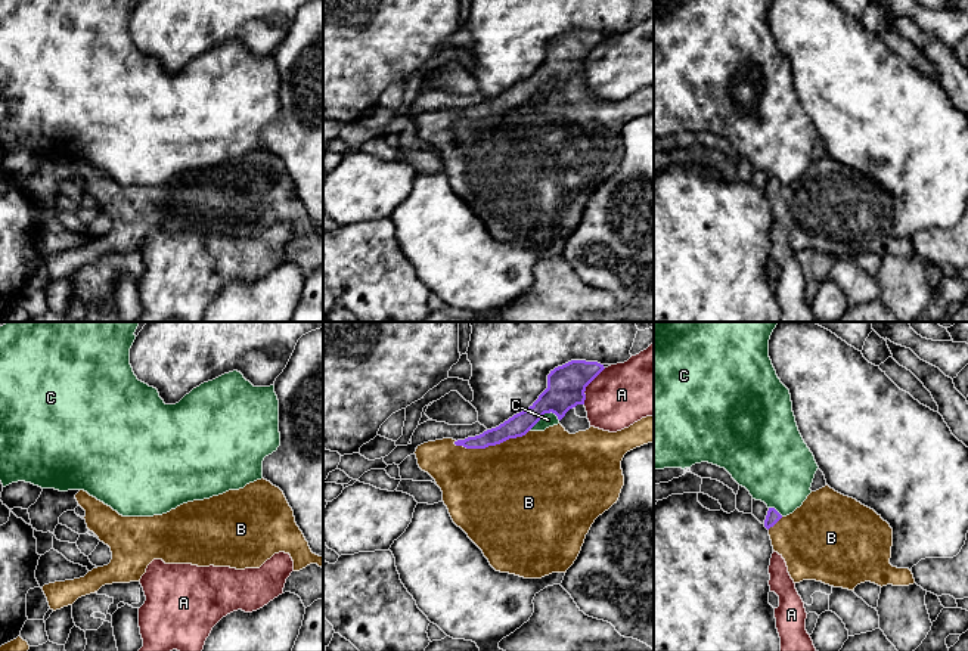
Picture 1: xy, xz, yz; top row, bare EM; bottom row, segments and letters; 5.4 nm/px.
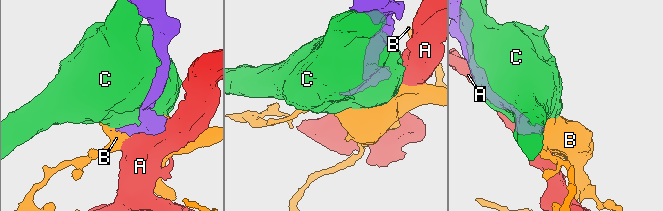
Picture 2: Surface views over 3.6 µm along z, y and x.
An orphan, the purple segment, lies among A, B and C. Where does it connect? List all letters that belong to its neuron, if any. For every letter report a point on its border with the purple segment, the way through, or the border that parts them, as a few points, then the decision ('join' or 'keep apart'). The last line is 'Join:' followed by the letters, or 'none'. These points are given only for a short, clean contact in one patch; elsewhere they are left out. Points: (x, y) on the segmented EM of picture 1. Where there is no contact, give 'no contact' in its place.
A: contact xz (588, 384); keep apart
B: contact xz (490, 445); join
C: contact xz (543, 414); keep apart
Join: B

